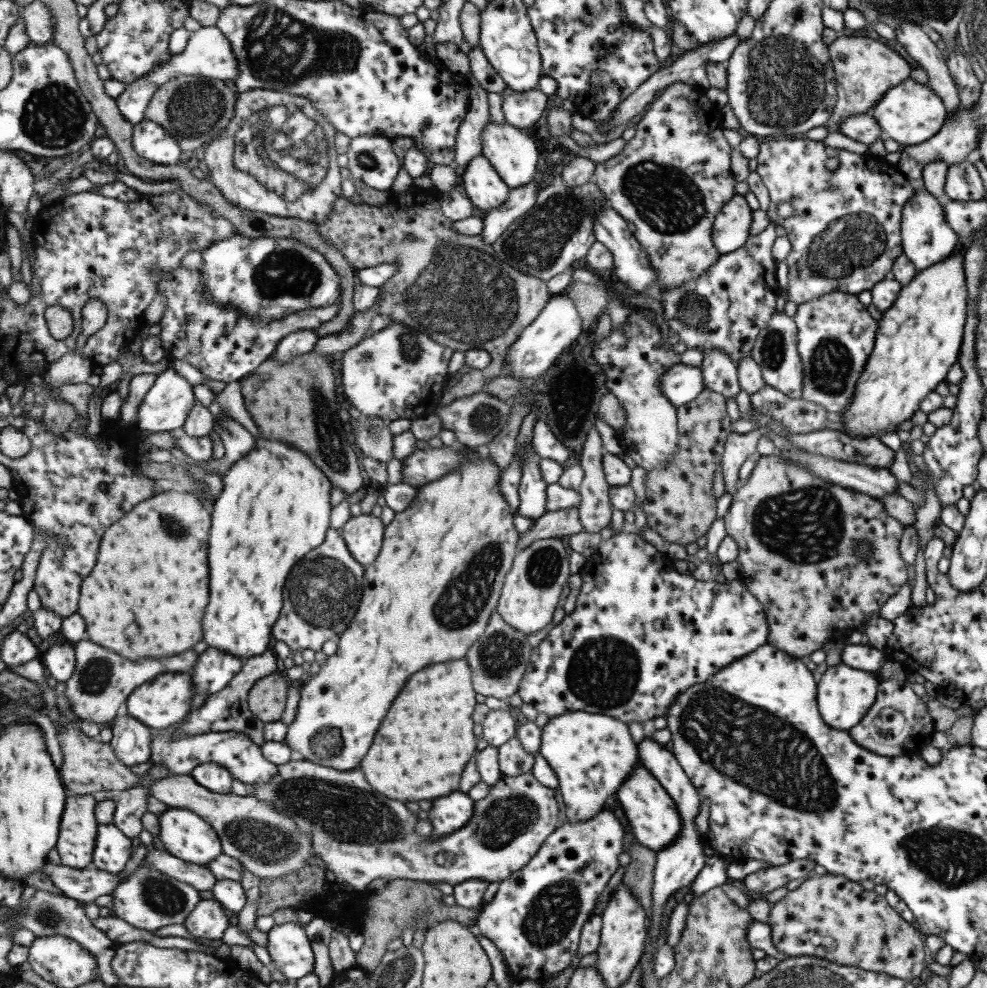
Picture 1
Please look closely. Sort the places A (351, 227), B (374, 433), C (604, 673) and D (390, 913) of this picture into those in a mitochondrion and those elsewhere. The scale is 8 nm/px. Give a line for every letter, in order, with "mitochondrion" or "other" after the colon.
A: other
B: mitochondrion
C: mitochondrion
D: other

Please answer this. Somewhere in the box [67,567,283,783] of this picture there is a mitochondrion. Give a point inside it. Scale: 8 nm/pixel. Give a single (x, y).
(96, 675)

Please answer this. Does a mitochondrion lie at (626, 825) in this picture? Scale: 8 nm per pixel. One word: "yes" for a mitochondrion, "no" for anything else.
no

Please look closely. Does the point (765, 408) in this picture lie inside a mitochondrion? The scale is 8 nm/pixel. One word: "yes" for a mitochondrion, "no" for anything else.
no

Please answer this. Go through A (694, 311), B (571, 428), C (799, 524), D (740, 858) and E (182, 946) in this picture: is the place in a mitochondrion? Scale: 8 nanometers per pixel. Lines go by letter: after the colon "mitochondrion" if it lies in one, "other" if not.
A: mitochondrion
B: mitochondrion
C: mitochondrion
D: other
E: other

